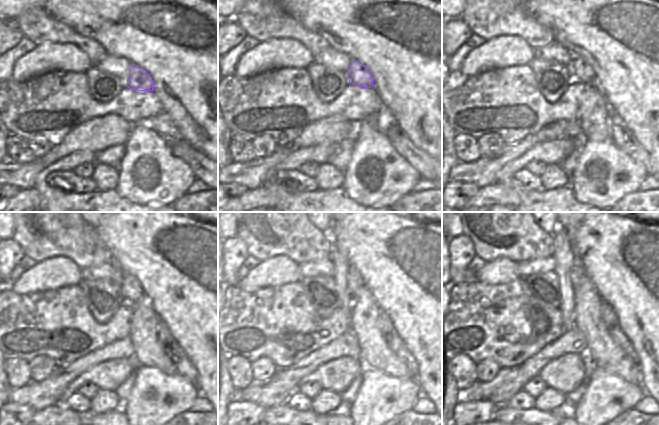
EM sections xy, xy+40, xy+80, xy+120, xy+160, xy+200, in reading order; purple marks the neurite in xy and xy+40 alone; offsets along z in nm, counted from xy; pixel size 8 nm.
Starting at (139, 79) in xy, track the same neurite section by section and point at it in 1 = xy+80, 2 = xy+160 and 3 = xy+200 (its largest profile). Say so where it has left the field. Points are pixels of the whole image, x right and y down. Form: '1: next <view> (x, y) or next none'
1: next xy+80 (581, 71)
2: next xy+160 (354, 281)
3: next xy+200 (577, 275)

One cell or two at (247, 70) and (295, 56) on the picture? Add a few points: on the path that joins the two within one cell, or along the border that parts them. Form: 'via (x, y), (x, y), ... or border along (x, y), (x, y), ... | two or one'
via (259, 59), (265, 56), (283, 56) | one

